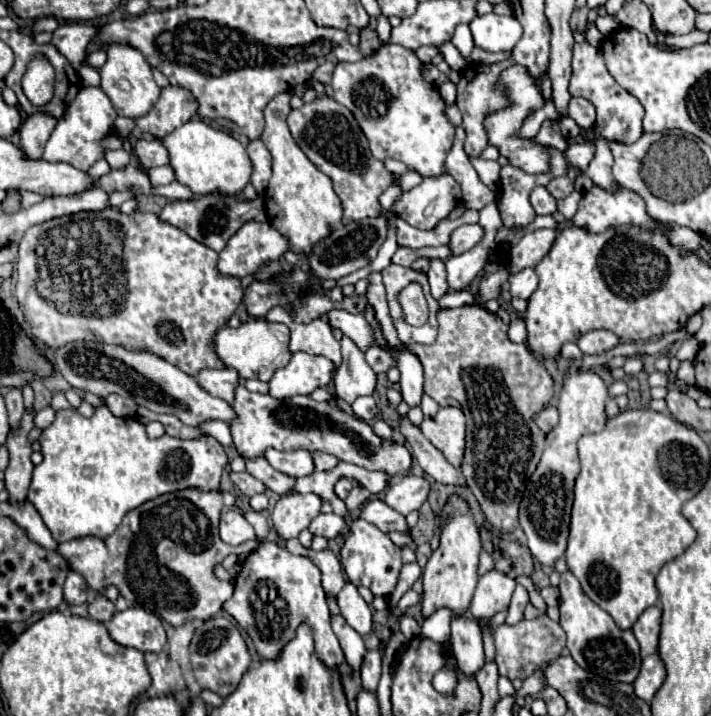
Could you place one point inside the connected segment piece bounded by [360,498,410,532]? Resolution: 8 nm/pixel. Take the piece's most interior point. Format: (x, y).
(375, 511)

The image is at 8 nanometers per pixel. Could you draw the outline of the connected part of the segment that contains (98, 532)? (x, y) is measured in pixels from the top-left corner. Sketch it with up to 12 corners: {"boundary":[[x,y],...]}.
{"boundary":[[58,410],[28,500],[56,542],[168,492],[218,490],[212,436]]}

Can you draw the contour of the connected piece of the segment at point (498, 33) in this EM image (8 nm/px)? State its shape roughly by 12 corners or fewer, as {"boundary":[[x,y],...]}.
{"boundary":[[484,14],[470,22],[474,44],[510,52],[522,36],[514,16]]}

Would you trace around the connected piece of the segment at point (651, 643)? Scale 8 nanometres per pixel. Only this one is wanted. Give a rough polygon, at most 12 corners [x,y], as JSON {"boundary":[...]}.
{"boundary":[[644,610],[634,624],[642,656],[658,650],[662,610]]}

